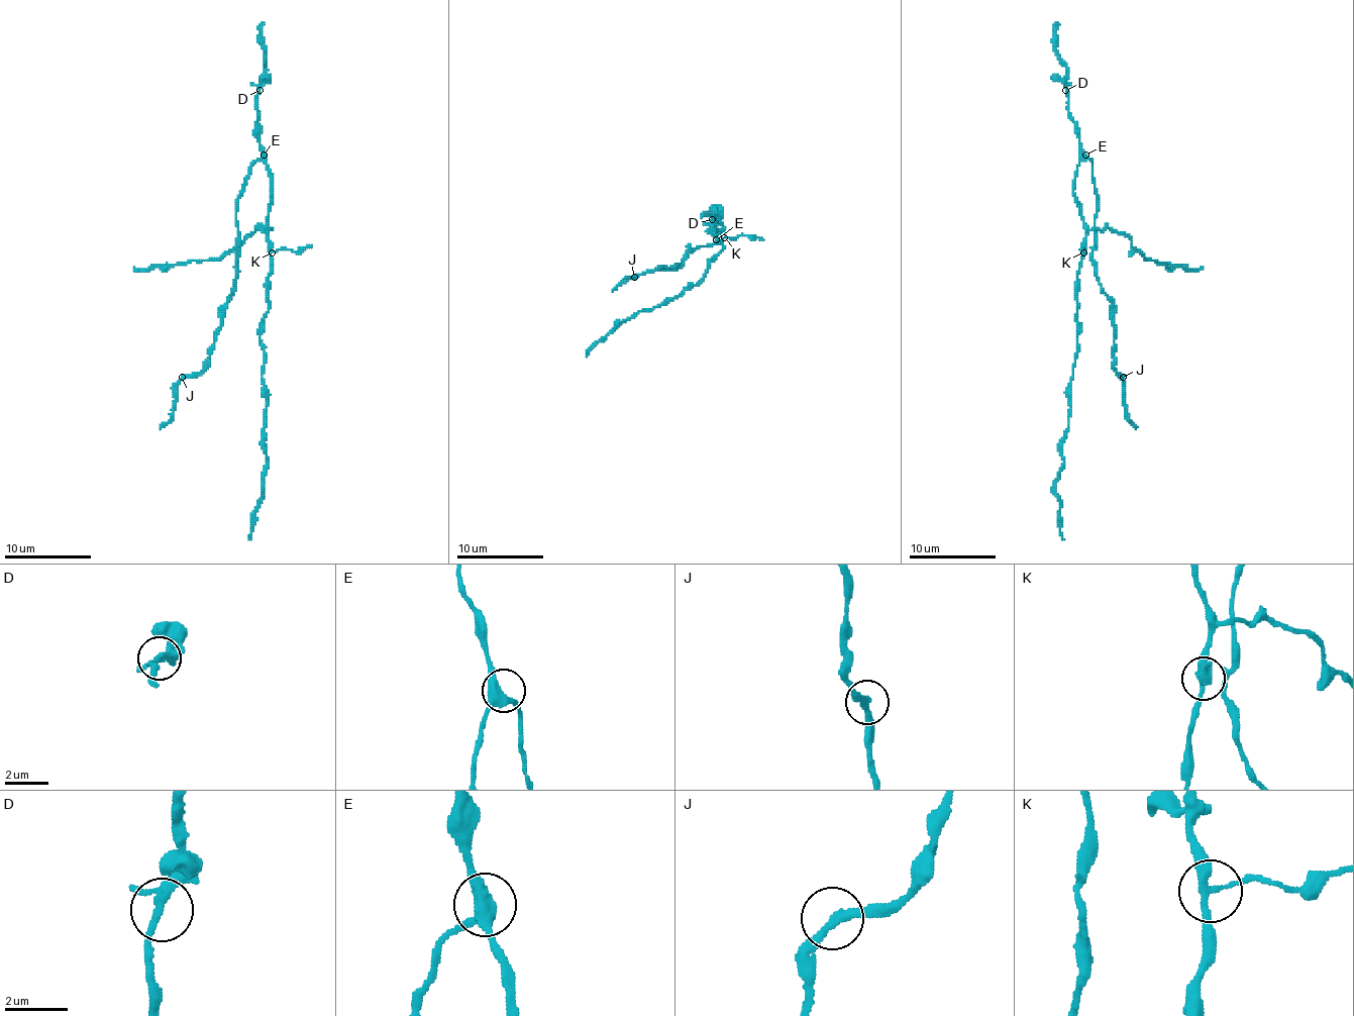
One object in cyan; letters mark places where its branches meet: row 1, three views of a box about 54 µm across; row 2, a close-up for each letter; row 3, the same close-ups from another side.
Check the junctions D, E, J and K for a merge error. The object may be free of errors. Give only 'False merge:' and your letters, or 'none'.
False merge: K

